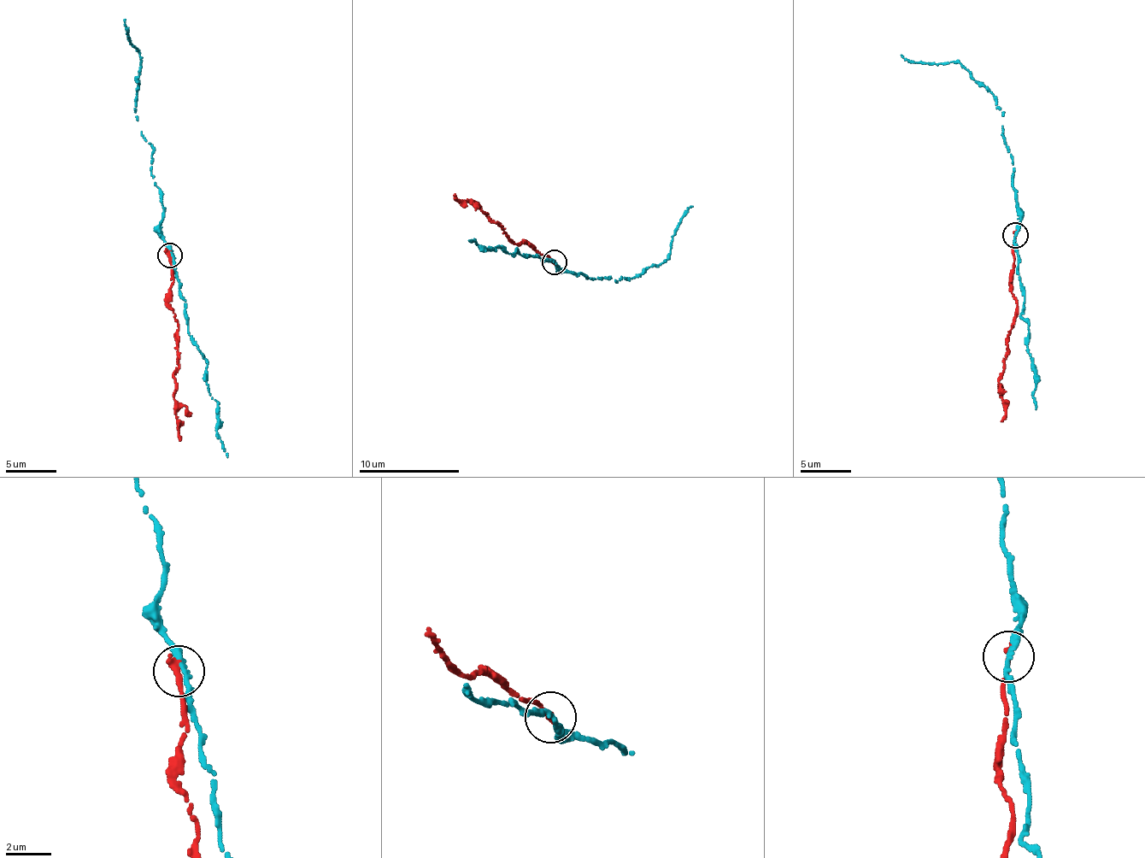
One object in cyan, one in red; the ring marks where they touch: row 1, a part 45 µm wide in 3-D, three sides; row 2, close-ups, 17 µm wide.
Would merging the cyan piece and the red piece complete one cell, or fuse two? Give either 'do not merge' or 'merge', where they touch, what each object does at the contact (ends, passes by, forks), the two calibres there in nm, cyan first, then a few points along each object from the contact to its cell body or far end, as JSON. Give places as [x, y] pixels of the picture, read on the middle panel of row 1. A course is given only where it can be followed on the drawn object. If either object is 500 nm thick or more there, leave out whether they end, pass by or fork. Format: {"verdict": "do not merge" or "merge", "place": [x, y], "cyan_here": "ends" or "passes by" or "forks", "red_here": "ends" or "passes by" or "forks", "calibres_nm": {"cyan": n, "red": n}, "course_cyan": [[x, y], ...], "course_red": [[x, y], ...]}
{"verdict": "do not merge", "place": [554, 262], "cyan_here": "passes by", "red_here": "ends", "calibres_nm": {"cyan": 240, "red": 320}, "course_cyan": [[554, 263], [559, 269], [587, 279], [626, 279], [668, 257], [674, 229], [692, 205]], "course_red": [[553, 262], [523, 240], [519, 244], [509, 239], [502, 226], [479, 208], [477, 202], [455, 198], [455, 193]]}

